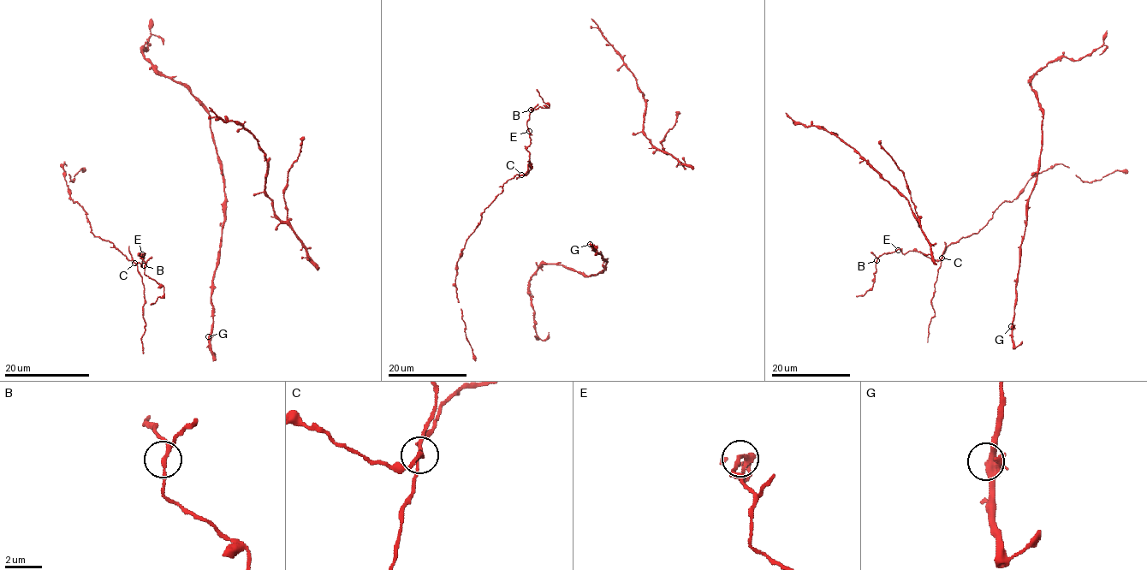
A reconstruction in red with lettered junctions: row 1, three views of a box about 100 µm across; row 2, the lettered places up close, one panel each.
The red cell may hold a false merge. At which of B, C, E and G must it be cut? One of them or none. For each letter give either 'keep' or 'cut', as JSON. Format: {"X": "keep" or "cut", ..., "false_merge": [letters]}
{"B": "keep", "C": "cut", "E": "keep", "G": "keep", "false_merge": ["C"]}

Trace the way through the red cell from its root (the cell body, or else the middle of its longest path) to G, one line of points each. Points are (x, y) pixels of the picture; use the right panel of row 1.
G: (1022, 242), (1011, 326)

